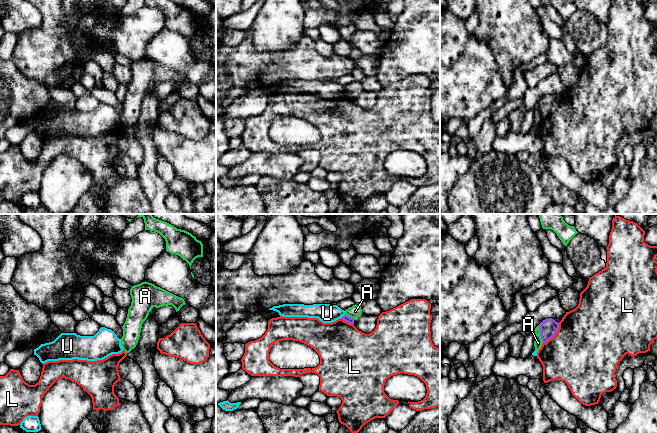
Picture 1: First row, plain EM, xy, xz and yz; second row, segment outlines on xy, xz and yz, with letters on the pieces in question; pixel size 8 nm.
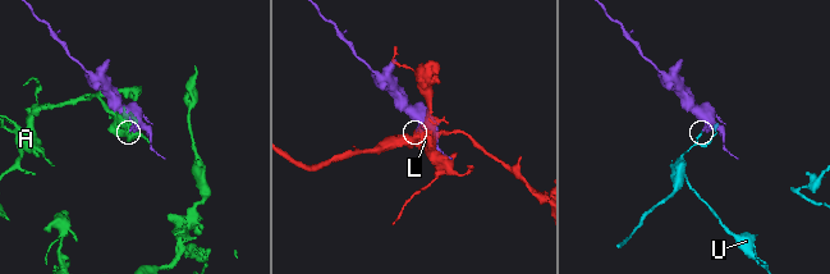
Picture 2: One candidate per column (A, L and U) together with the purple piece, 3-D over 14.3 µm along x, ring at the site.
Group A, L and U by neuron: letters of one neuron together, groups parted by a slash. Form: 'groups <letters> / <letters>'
groups A / L / U

